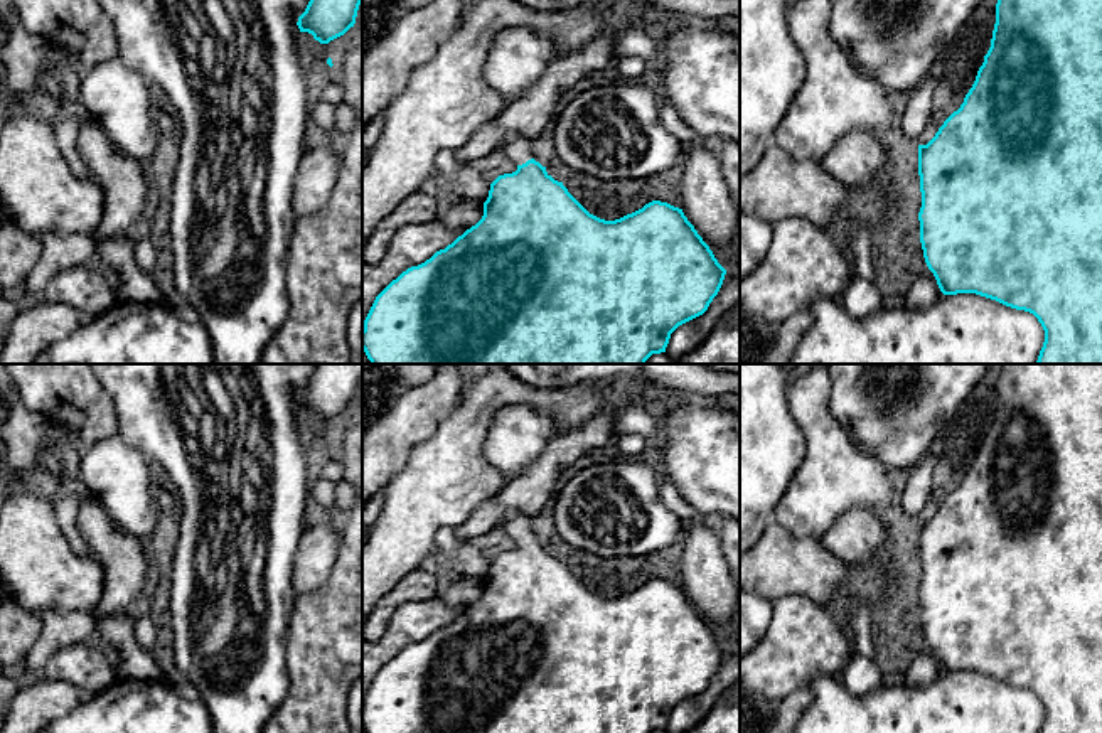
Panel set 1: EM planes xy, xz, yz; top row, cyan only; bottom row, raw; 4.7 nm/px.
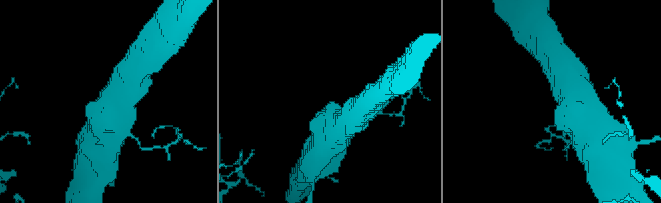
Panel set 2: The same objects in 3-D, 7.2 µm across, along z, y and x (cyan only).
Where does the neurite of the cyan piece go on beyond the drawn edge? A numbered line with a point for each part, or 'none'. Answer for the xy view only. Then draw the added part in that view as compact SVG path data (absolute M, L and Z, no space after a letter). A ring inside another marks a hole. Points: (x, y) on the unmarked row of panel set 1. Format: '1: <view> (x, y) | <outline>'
none

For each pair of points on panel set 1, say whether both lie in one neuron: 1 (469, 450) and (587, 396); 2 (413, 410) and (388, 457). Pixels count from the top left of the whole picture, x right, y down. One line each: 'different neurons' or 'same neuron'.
1: same neuron
2: same neuron

